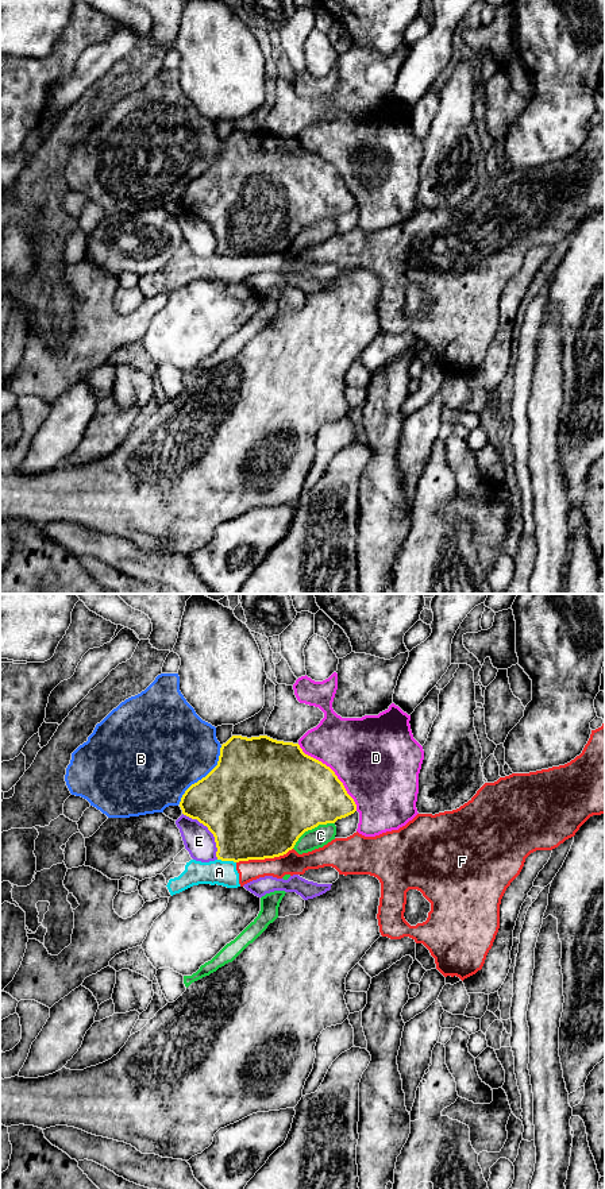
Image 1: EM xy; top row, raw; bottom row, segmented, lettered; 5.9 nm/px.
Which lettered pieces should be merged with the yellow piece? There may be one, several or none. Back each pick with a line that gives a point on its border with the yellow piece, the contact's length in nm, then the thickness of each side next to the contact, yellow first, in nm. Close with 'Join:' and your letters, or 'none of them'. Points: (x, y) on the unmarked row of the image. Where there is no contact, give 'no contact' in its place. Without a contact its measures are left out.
Join: none of them

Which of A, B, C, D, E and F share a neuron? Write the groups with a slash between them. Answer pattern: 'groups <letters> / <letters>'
groups A F / B / C / D / E

